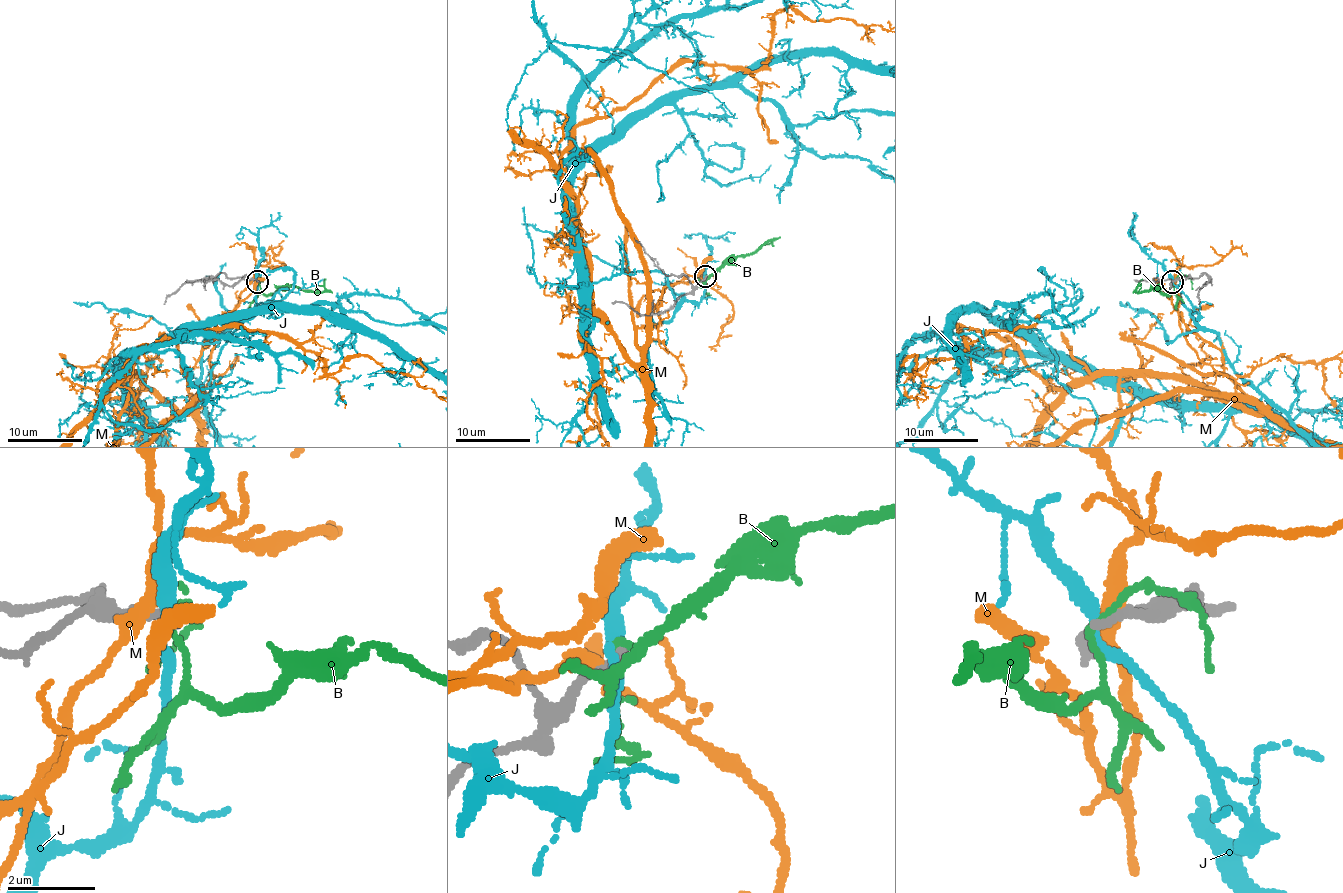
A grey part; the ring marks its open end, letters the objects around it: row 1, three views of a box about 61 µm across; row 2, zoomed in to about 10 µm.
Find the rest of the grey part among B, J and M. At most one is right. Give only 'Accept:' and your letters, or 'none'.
Accept: none

